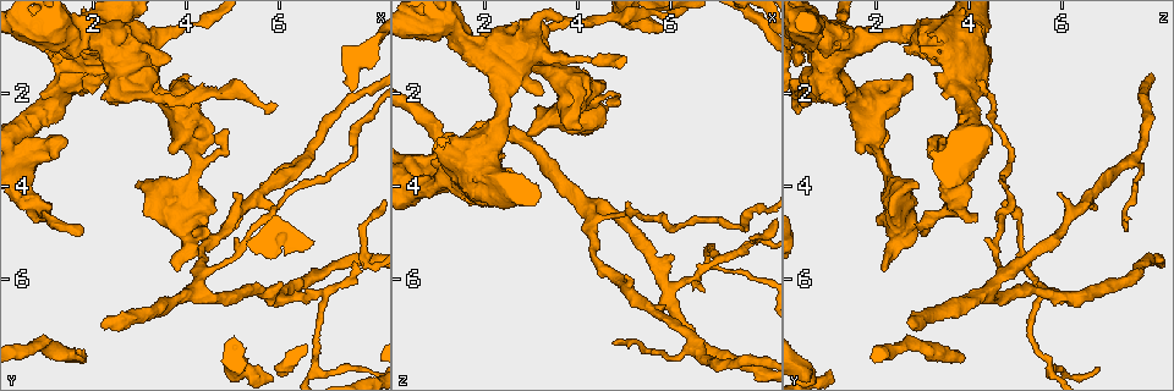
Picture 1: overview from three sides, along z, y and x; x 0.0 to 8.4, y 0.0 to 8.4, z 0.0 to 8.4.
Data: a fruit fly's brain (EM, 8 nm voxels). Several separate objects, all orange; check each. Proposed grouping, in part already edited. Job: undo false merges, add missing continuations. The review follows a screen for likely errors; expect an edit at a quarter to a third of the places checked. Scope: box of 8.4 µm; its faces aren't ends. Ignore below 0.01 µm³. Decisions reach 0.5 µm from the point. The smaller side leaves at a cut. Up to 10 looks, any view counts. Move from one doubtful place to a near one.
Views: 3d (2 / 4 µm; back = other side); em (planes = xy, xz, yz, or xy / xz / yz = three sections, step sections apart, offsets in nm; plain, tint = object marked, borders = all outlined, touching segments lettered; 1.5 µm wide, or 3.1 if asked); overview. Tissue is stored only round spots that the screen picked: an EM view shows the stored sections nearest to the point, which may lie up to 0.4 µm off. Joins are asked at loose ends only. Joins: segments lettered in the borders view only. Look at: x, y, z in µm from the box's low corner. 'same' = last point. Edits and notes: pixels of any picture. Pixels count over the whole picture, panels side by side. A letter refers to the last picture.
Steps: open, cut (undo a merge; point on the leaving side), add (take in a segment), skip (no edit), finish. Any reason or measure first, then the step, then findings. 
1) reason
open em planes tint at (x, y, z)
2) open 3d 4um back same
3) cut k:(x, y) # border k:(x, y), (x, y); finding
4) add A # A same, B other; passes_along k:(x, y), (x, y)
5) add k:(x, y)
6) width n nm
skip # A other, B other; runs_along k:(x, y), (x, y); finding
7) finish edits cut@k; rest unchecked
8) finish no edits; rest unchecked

a fork
open em xz step 4 tint at (6.95, 6.30, 5.55)

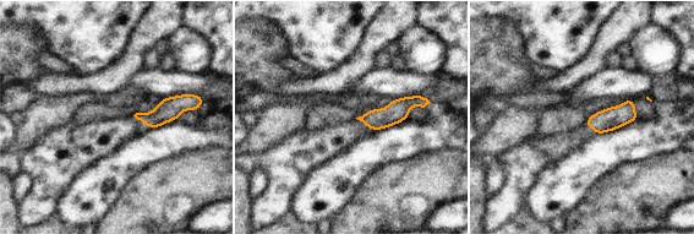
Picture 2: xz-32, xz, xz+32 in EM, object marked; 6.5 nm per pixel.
open em planes borders same

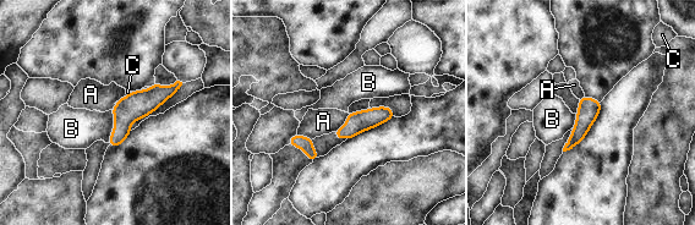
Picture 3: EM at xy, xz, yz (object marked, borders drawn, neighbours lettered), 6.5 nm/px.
skip # A other, B other, C other; border 3:(111, 110), (113, 131), (108, 142); one cell here

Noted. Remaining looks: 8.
sharp bend
open 3d 4um at (7.60, 3.35, 4.95)

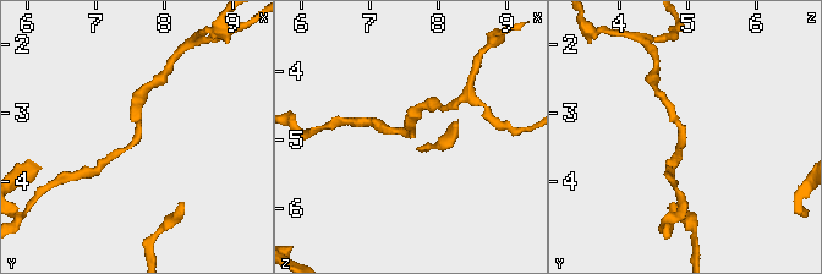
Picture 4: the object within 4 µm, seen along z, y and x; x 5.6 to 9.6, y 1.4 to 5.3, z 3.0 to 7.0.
open em xy step 4 plain at (7.60, 3.35, 4.95)

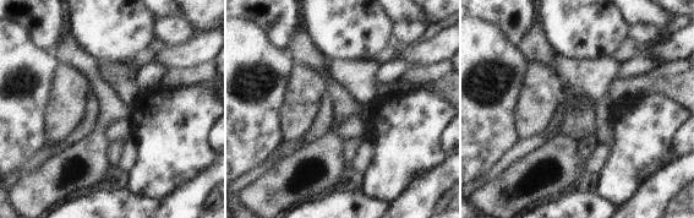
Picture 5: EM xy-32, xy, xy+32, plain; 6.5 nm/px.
open em xy step 4 borders same

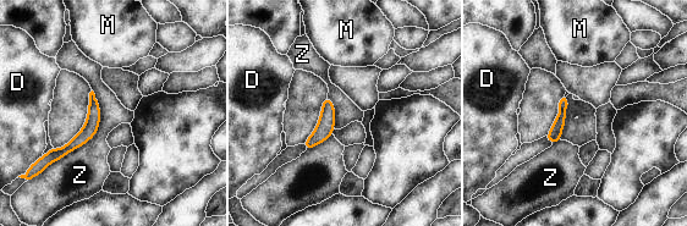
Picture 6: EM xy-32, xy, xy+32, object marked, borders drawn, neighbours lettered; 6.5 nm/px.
skip # D other, M other, Z other; one cell here

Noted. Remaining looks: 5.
stops while still wide
open 3d 4um at (2.90, 4.05, 2.85)

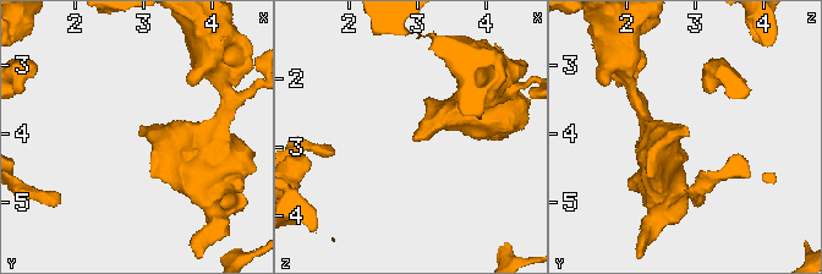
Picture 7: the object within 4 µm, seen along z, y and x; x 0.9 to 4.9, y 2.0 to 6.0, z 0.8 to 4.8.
now the EM
open em xy step 4 borders at (2.90, 4.05, 2.90)

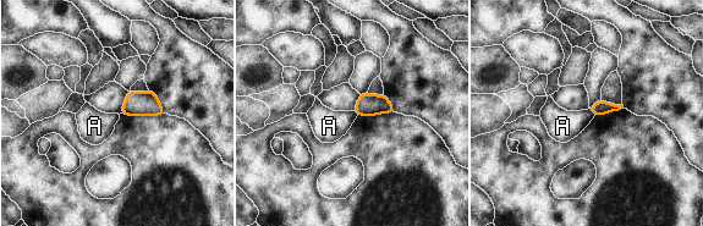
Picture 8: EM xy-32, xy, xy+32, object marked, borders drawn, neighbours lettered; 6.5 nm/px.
skip # A other; border 8:(588, 109), (594, 115); no lettered segment goes on from it

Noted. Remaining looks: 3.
open 3d 4um at (4.20, 3.15, 1.95)

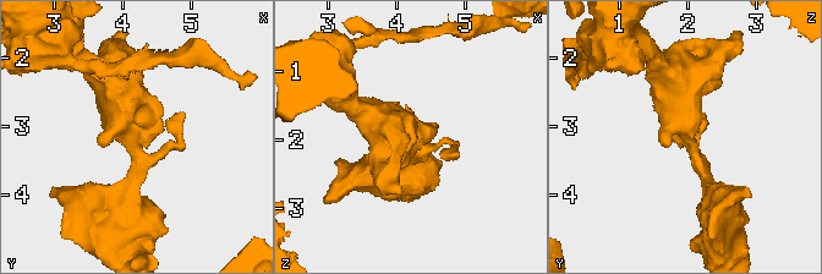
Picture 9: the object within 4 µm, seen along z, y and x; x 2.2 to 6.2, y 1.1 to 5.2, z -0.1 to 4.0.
shape alone is not enough
open em xz step 8 tint at (4.20, 3.20, 2.00)

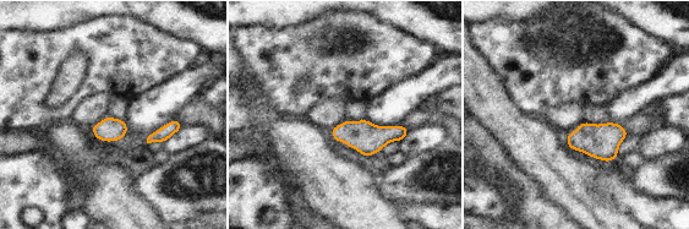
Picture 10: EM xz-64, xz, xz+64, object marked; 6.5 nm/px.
open em planes borders same

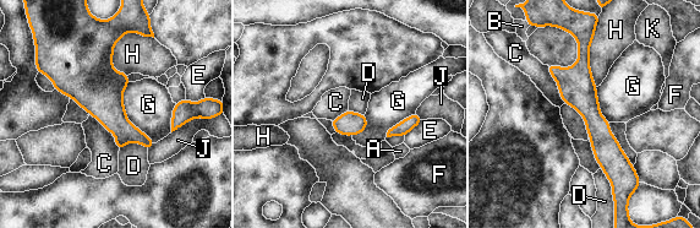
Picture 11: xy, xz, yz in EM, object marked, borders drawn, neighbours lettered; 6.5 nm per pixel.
skip # A other, B other, C other, D other, E other, F other, G other, H other, J other, K other; border 11:(129, 82), (125, 114), (156, 142); one cell here

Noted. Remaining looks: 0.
finish no edits; rest unchecked

